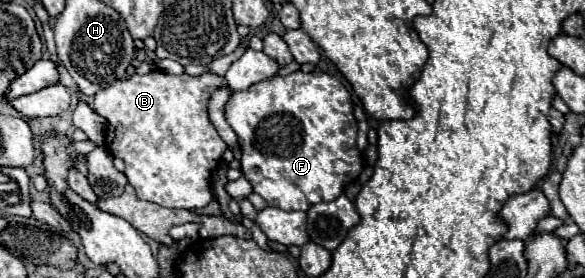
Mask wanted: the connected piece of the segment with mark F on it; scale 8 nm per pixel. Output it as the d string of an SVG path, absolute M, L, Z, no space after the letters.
M291 72L287 76L273 76L249 86L247 90L233 92L225 104L225 118L239 136L241 146L241 172L251 182L253 192L265 198L269 206L281 210L309 210L317 202L331 202L345 192L361 168L361 152L357 150L357 120L353 116L351 96L347 88L325 72Z

